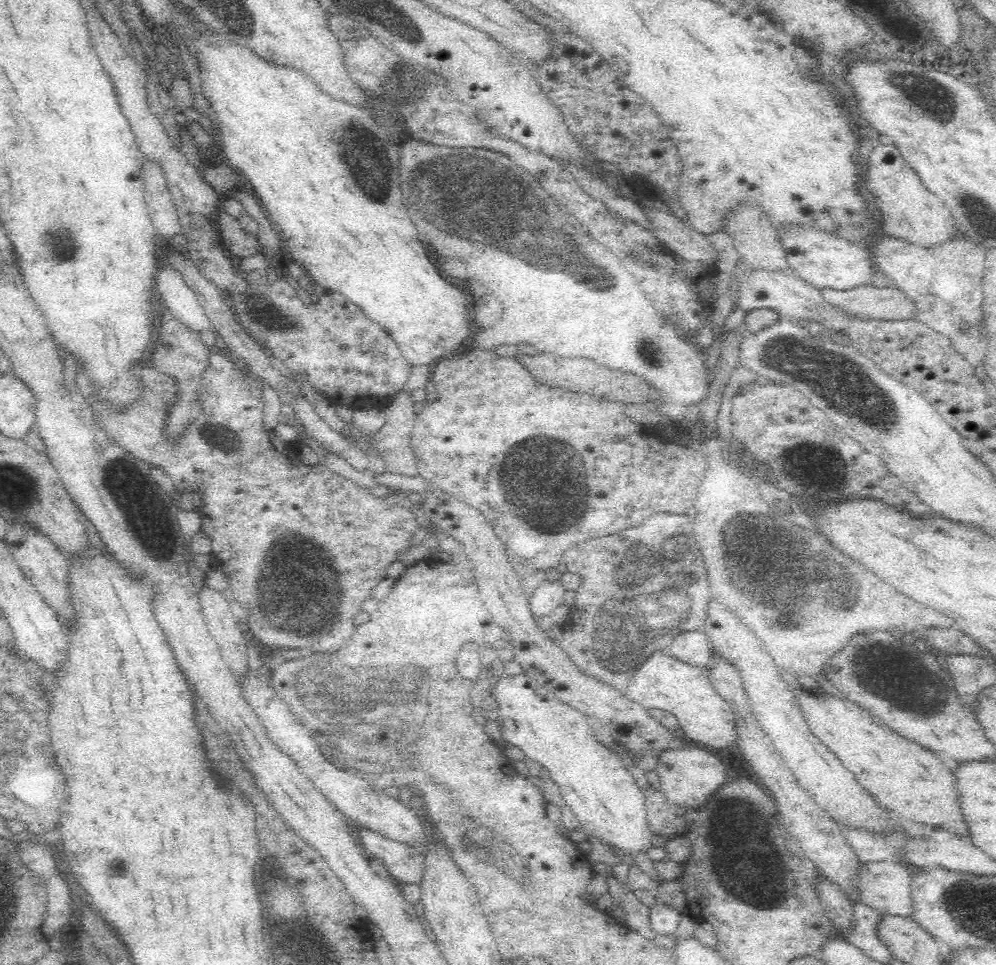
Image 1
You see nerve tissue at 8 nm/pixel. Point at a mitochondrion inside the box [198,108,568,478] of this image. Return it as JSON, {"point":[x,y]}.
{"point":[339,134]}

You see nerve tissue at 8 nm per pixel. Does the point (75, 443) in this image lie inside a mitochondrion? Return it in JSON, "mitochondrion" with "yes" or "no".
{"mitochondrion":"no"}

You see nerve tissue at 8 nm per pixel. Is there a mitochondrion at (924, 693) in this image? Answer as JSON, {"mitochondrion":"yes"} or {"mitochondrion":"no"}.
{"mitochondrion":"yes"}

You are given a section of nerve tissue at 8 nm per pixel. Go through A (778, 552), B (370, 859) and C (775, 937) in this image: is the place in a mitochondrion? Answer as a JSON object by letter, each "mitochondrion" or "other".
{"A":"mitochondrion","B":"other","C":"other"}

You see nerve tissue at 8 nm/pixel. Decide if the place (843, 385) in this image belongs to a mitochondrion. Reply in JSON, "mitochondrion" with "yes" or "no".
{"mitochondrion":"yes"}

